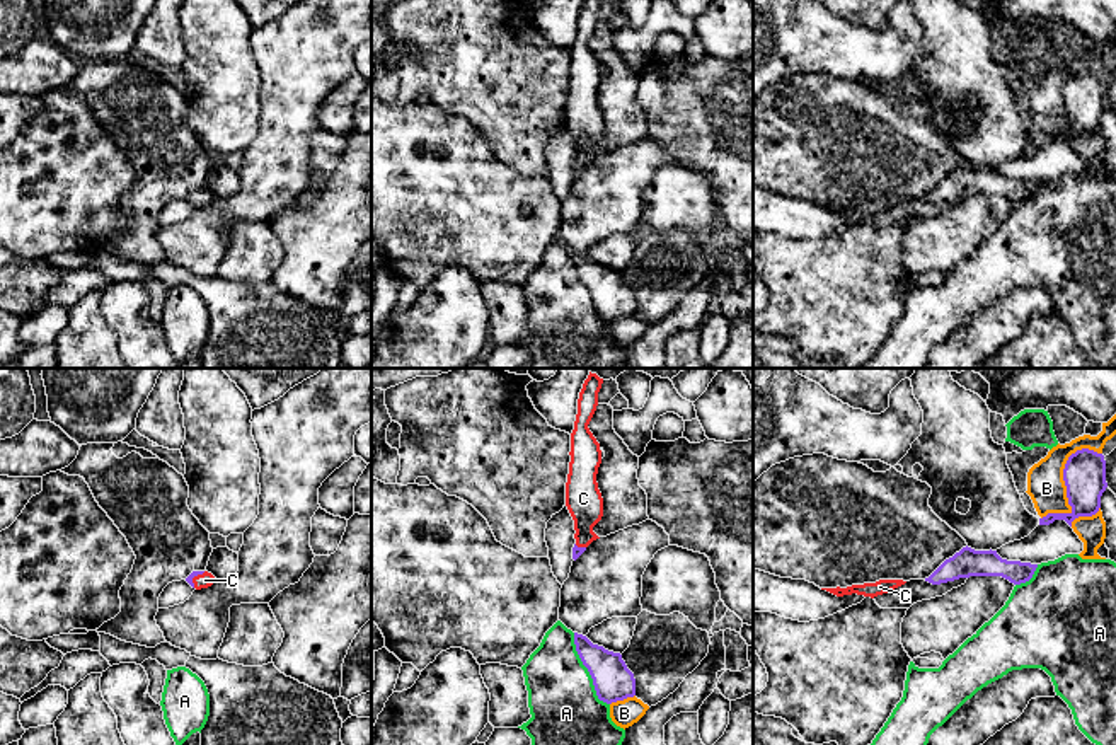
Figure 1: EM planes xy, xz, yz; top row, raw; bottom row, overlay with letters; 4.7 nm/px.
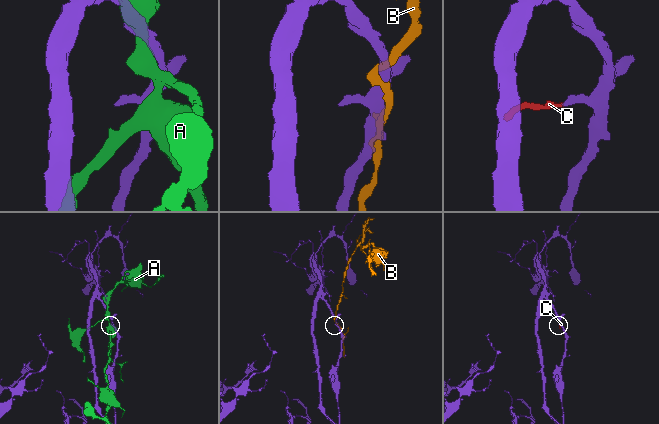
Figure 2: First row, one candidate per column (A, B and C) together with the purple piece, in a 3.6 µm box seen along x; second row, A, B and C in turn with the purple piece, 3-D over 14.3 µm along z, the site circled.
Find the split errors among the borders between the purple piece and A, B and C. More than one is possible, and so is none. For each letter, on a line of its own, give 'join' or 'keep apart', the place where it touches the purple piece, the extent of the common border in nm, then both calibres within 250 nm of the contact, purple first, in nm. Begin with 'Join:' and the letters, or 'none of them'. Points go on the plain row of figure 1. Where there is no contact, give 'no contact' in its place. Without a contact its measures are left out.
Join: C
A: keep apart | xz (588, 288) | 380 nm | 180/340 nm
B: keep apart | yz (1065, 101) | 420 nm | 200/180 nm
C: join | xy (195, 193) | 100 nm | 30/70 nm

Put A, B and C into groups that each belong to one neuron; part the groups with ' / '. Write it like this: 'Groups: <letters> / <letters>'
Groups: A / B / C

